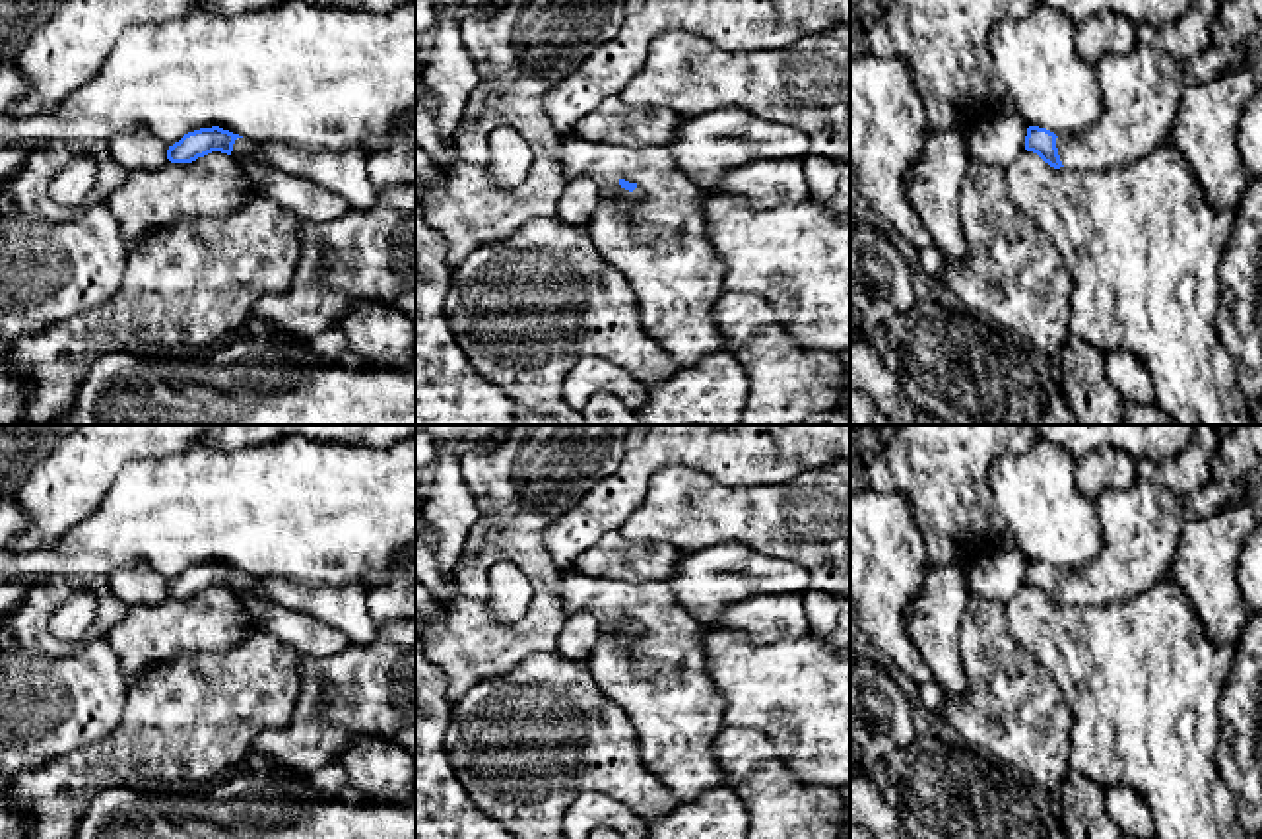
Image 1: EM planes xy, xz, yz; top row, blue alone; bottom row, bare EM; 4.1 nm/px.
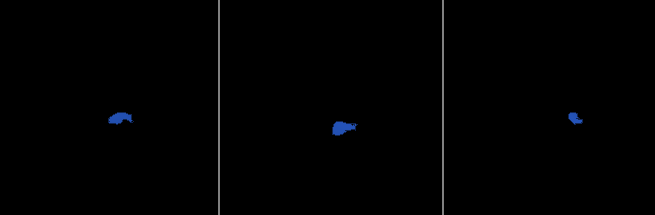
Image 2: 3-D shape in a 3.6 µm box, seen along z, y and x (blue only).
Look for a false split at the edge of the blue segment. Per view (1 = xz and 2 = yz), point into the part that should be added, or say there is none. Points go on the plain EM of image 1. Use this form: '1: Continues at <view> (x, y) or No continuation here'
1: No continuation here
2: Continues at yz (1142, 525)

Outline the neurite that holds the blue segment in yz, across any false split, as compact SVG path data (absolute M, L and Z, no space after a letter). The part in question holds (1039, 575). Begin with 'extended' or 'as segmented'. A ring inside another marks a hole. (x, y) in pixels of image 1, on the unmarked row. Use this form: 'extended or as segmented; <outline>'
extended; M1262 468L1235 484L1210 482L1180 493L1138 480L1095 499L1103 548L1081 571L1029 561L1025 585L1054 604L1105 606L1153 588L1169 575L1186 524L1235 503L1262 484Z

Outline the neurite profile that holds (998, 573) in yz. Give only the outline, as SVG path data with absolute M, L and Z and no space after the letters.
M982 546L965 565L971 596L1008 604L1025 587L1027 563L1017 550Z

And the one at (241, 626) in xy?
M212 587L192 598L167 596L157 606L132 606L107 633L128 684L184 653L223 653L254 625L233 592Z

